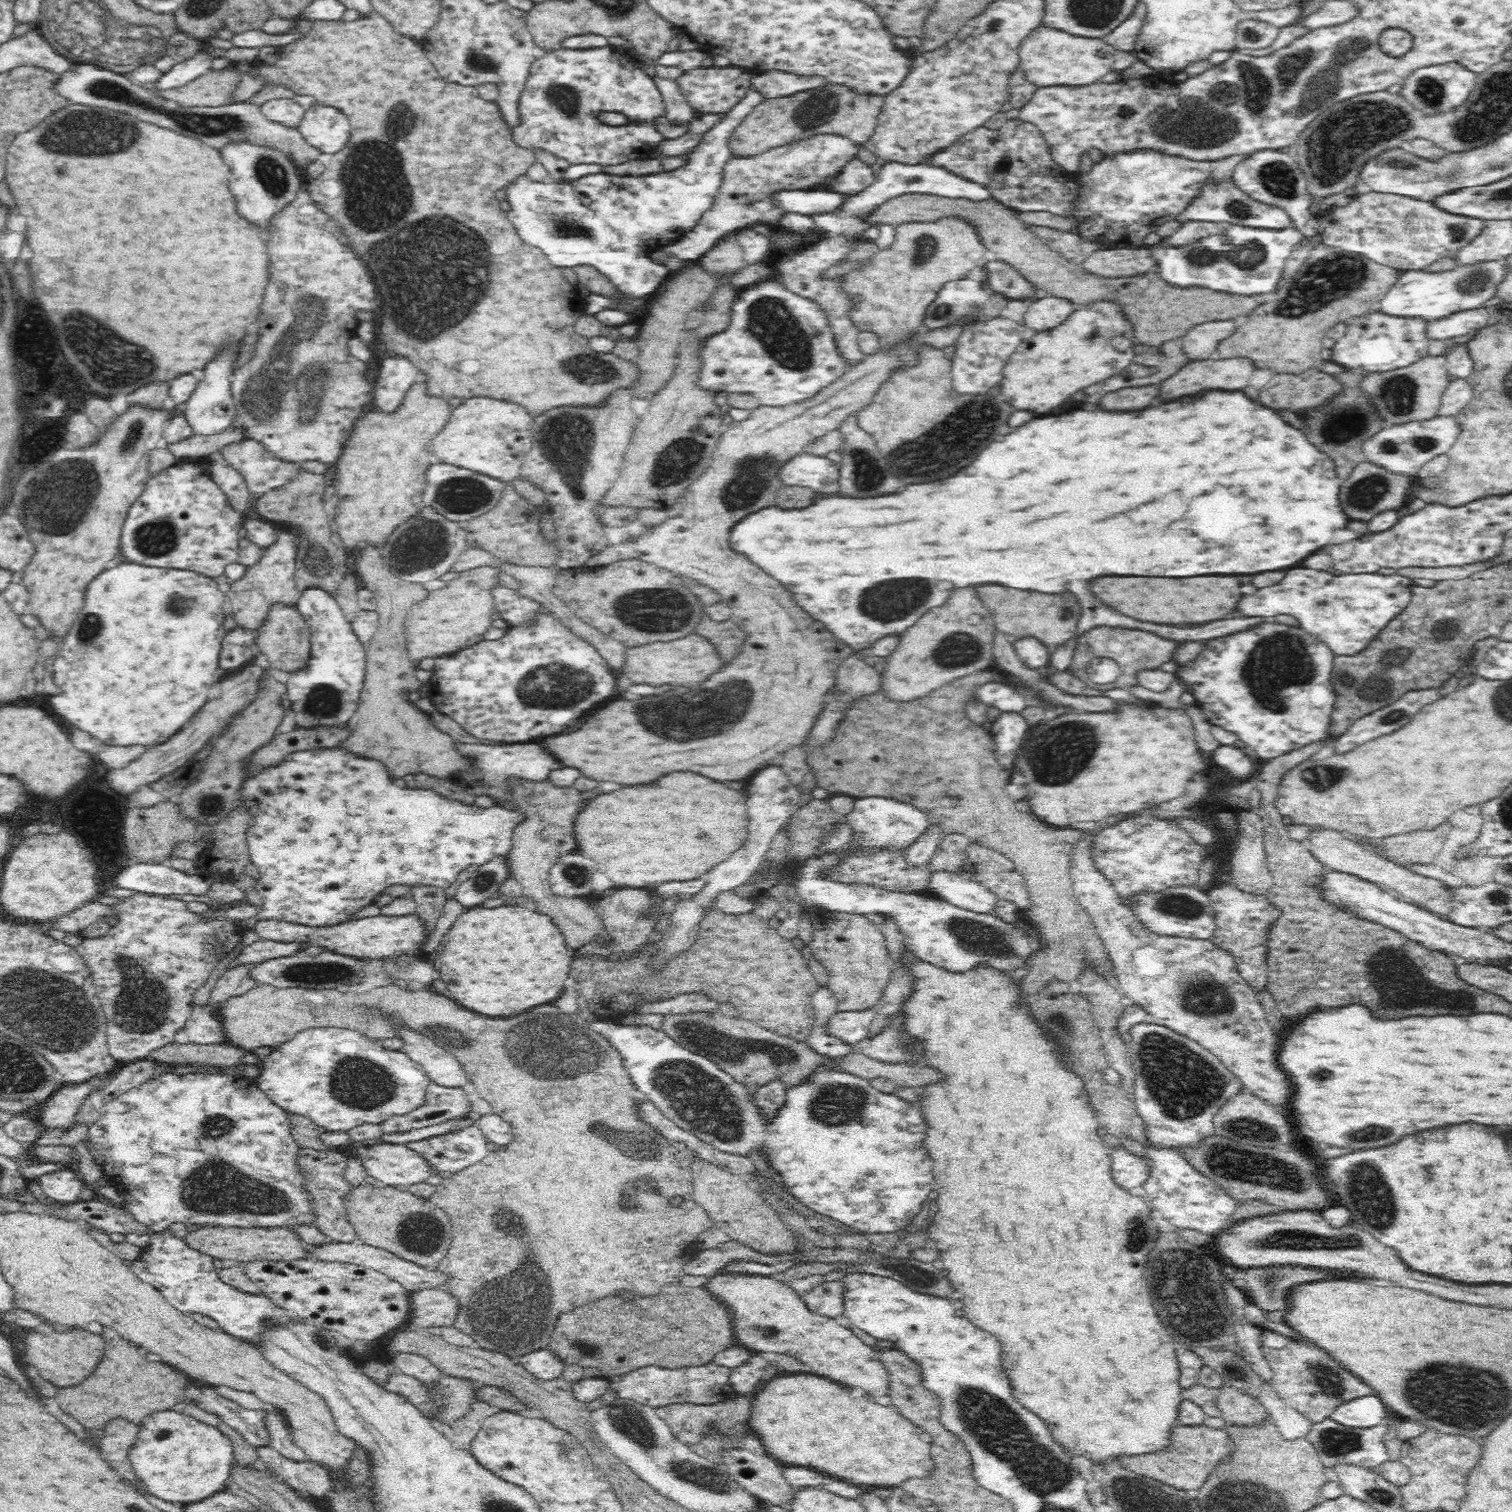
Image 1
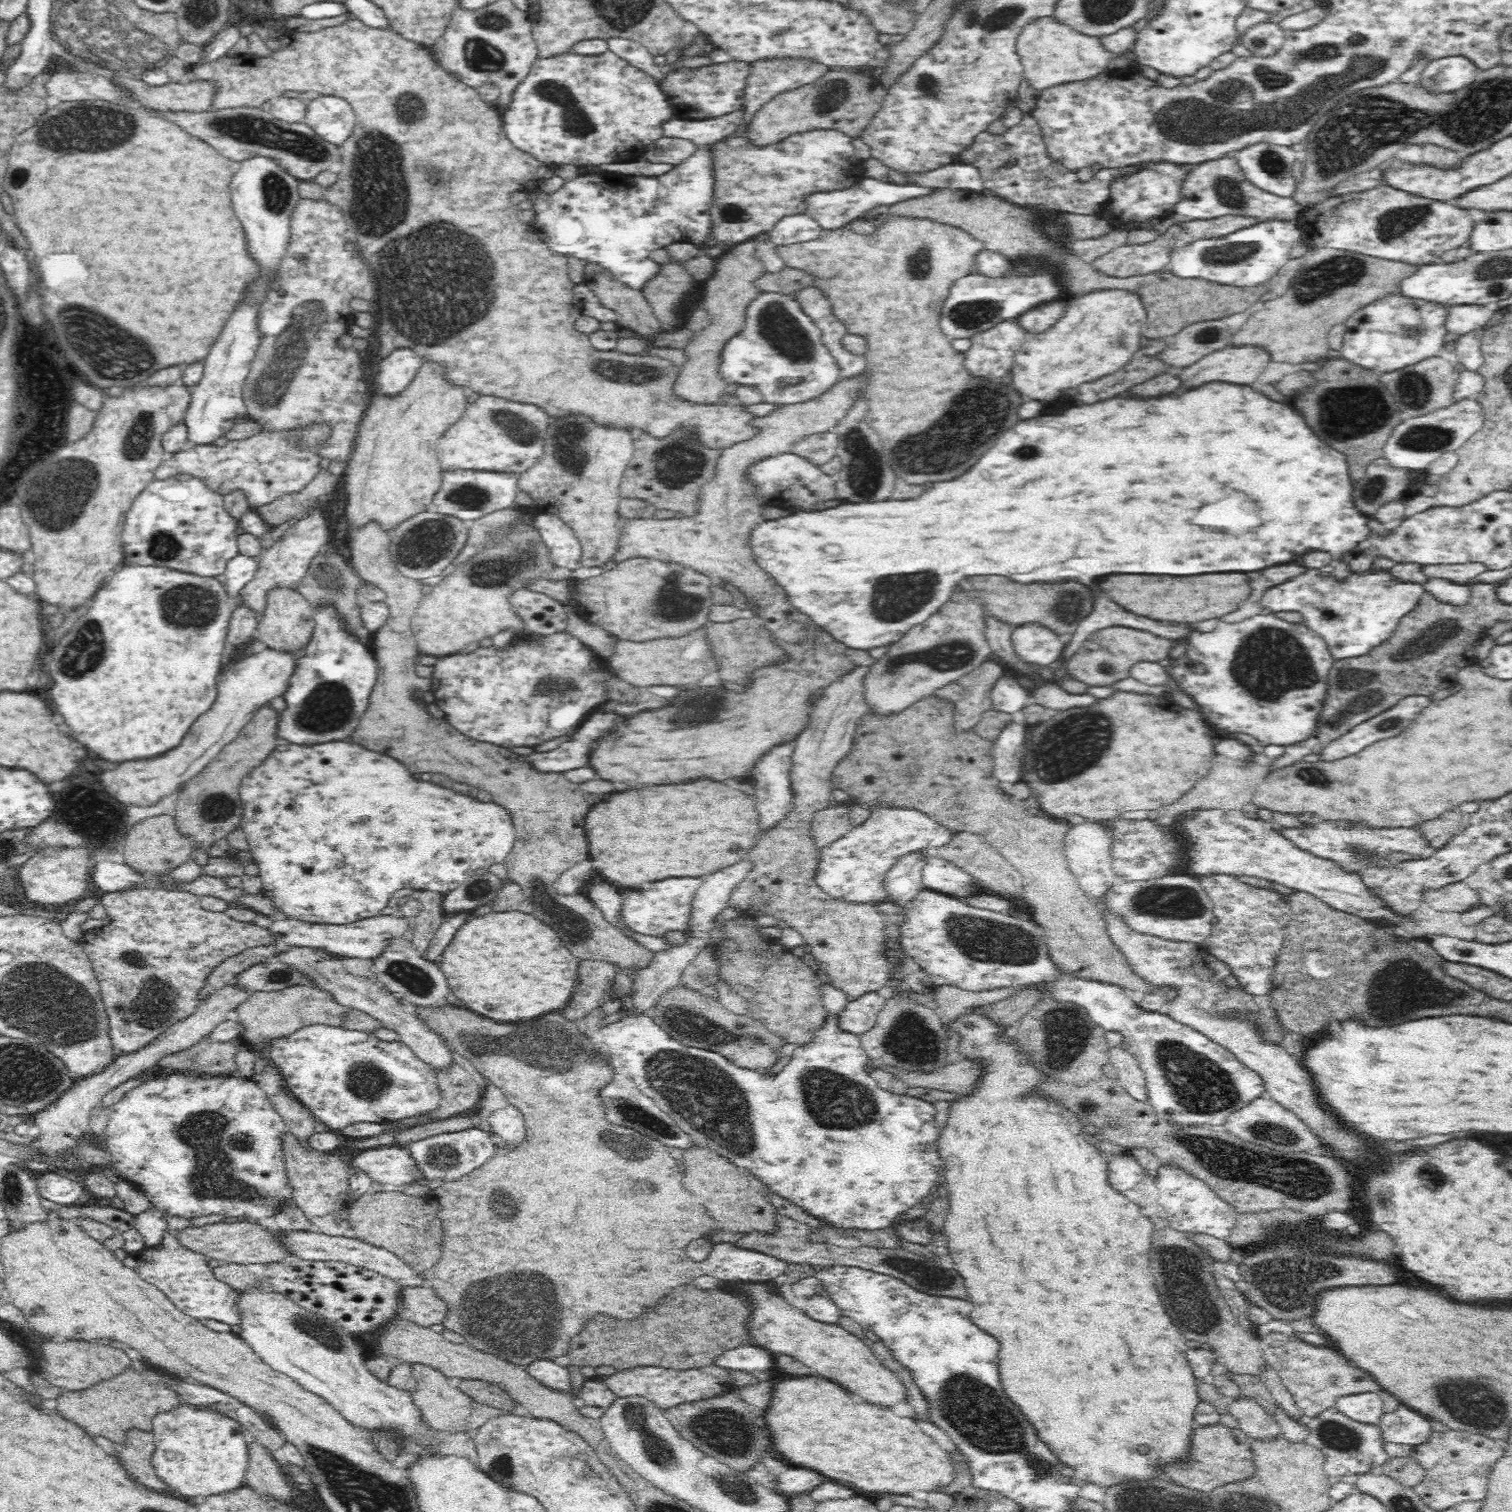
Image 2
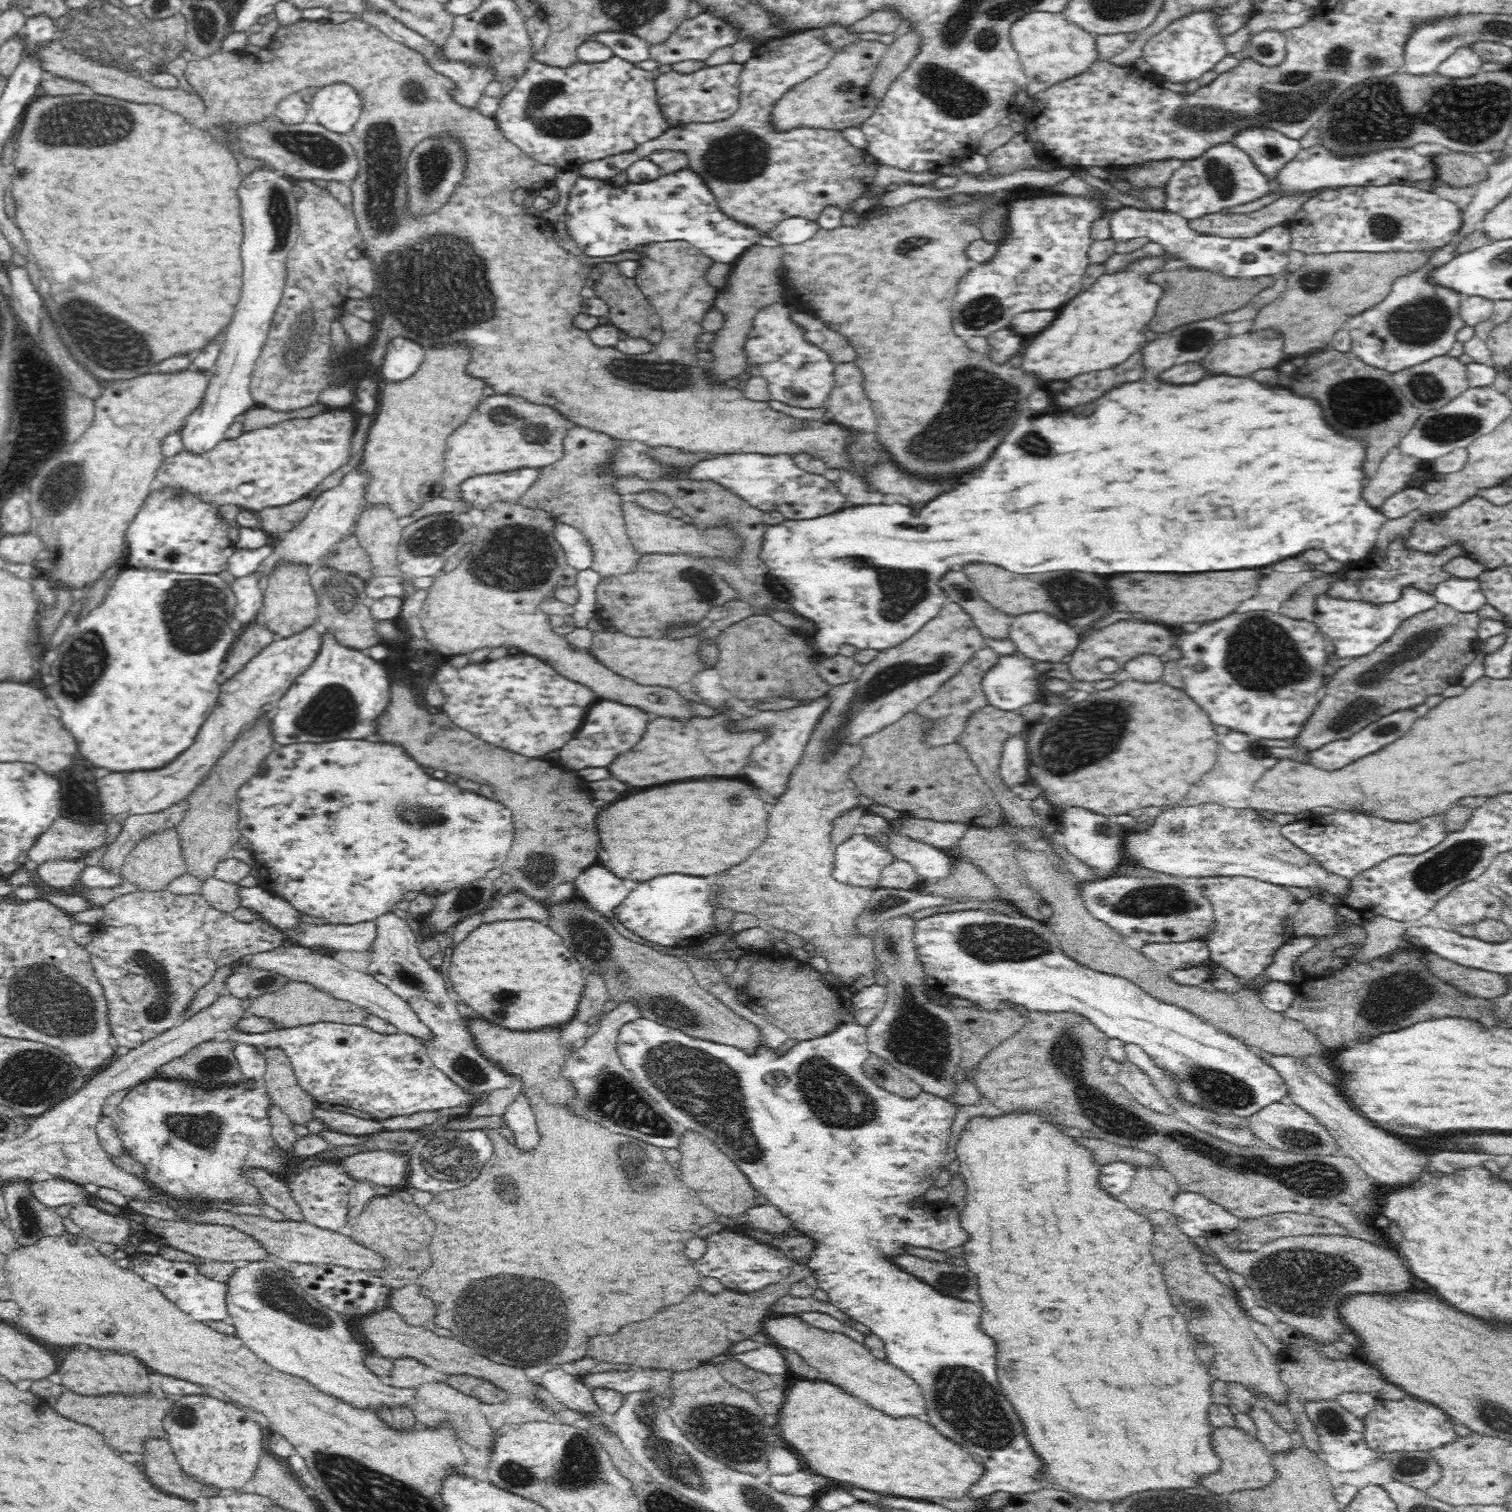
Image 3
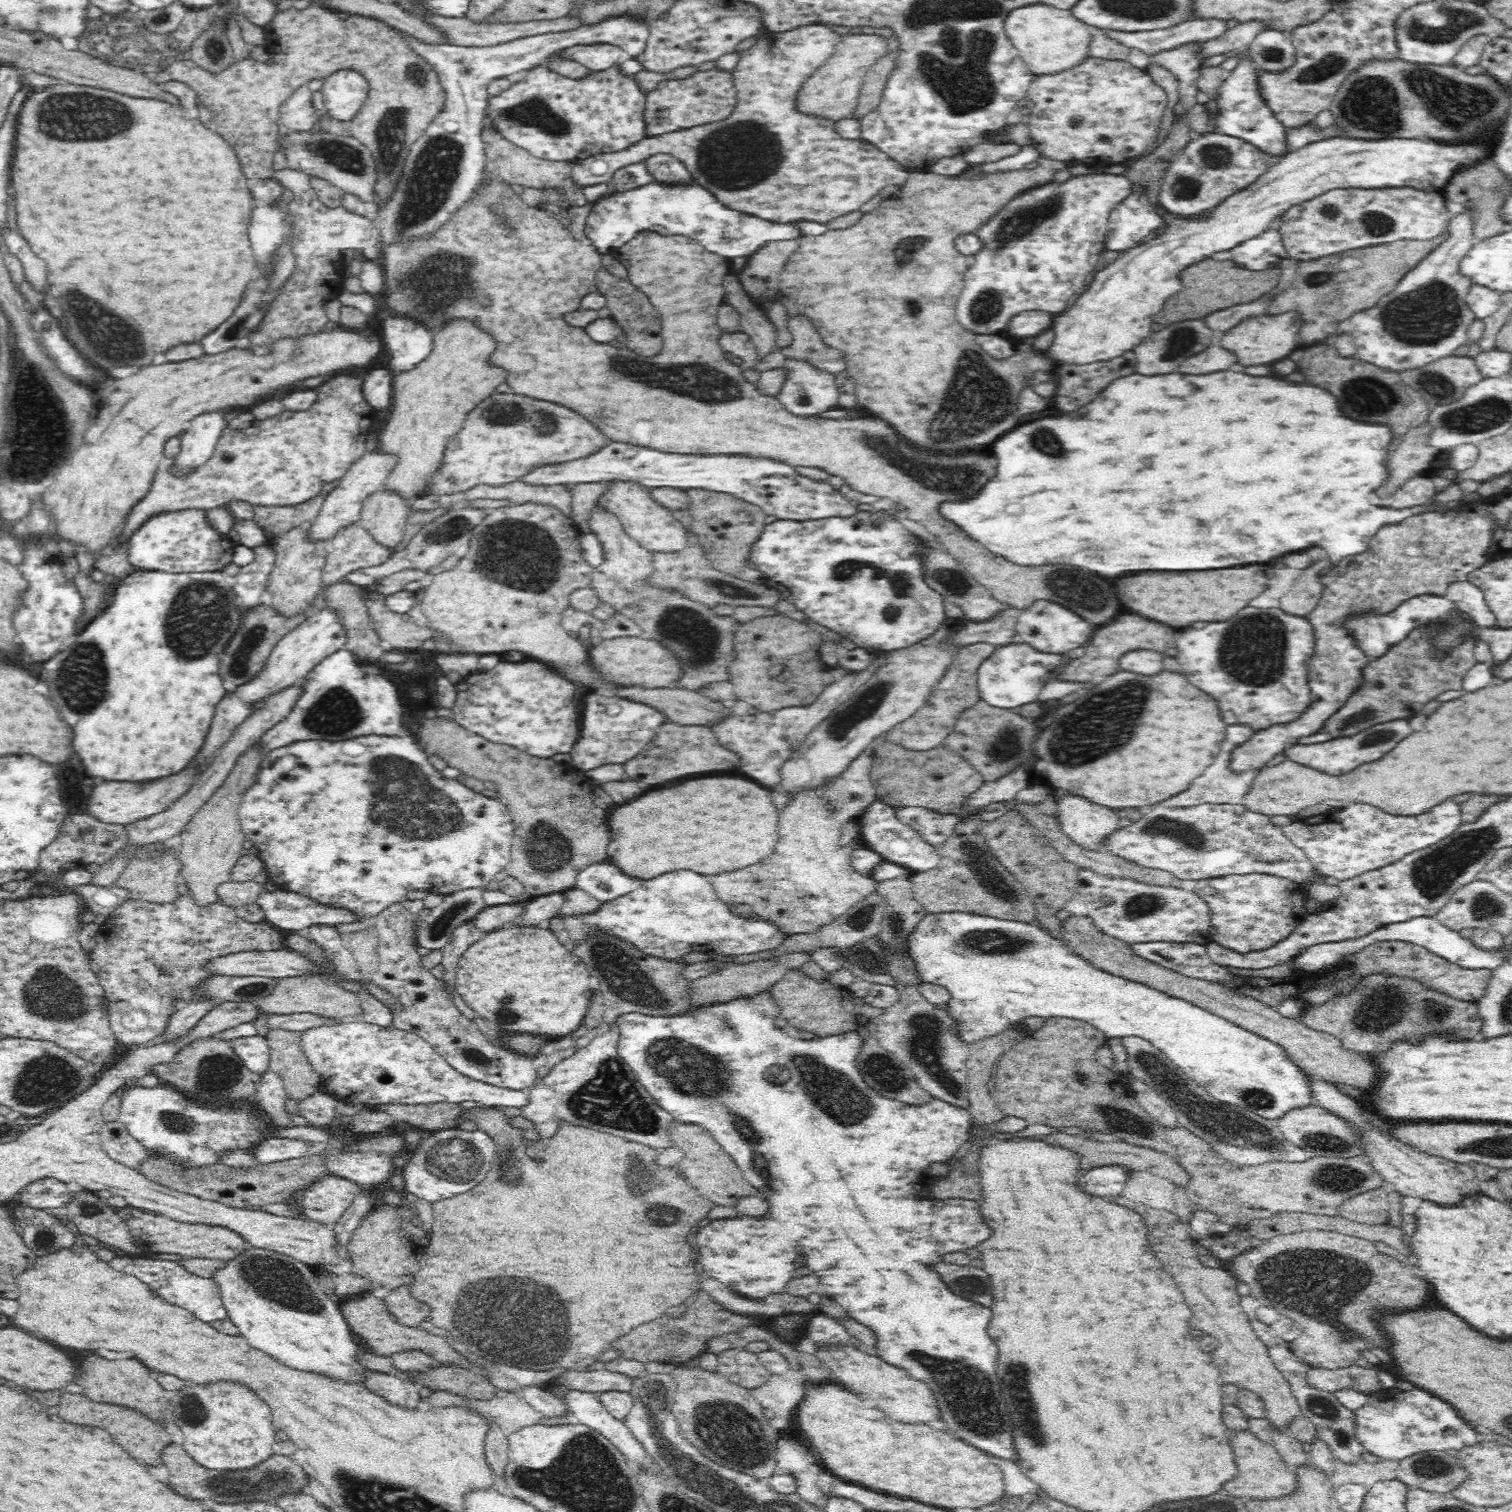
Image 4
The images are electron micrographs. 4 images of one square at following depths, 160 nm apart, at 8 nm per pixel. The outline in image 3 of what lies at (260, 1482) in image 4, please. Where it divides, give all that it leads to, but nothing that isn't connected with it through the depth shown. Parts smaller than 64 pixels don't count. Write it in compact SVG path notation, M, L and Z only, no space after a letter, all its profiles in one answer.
M163 1438L144 1439L141 1454L143 1467L140 1468L144 1468L144 1474L156 1488L162 1488L191 1502L198 1496L209 1497L222 1493L211 1486L199 1485L182 1473L168 1441Z

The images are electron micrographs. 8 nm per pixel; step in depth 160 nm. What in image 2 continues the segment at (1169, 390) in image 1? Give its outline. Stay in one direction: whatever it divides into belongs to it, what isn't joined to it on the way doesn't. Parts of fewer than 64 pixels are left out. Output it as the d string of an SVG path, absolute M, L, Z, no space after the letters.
M1252 346L1226 348L1184 368L1178 378L1186 390L1198 388L1206 382L1230 382L1248 386L1258 378L1268 360L1270 356L1264 350Z

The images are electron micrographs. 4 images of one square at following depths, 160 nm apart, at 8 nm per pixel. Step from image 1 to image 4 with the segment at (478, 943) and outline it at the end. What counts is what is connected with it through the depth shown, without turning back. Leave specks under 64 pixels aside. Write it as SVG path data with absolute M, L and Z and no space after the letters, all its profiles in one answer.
M508 926L487 932L459 956L455 986L463 1001L506 1032L564 1037L576 1030L590 1000L590 976L582 960L544 928Z

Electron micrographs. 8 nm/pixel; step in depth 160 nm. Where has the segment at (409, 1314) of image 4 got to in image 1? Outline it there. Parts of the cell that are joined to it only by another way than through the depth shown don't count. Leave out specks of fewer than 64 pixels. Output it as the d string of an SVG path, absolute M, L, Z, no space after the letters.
M446 1288L424 1289L411 1293L409 1322L415 1329L427 1330L430 1326L456 1325L461 1302Z

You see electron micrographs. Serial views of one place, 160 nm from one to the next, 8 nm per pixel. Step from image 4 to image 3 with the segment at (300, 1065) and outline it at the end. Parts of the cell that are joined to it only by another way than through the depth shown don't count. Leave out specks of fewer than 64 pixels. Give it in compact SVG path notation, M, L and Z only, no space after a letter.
M268 1048L263 1055L266 1070L261 1082L267 1088L271 1104L276 1105L293 1124L304 1126L314 1120L314 1099L298 1086L287 1056L277 1048Z

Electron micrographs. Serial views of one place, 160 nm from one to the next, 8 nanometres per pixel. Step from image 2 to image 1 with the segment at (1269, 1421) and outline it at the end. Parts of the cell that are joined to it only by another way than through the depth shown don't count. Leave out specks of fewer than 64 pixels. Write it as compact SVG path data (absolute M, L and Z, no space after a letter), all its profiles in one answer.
M1223 1385L1214 1393L1216 1406L1228 1424L1247 1425L1268 1418L1267 1410L1258 1399L1236 1387Z

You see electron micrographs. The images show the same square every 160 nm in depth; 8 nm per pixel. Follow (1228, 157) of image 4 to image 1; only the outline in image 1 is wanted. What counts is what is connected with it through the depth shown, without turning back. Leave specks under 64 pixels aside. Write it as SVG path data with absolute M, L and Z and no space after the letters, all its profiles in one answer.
M1206 186L1204 194L1200 198L1196 198L1190 204L1190 208L1179 214L1176 220L1180 223L1186 221L1227 222L1231 225L1276 231L1285 230L1288 226L1291 226L1291 222L1283 210L1250 200L1242 192L1234 190L1232 186Z

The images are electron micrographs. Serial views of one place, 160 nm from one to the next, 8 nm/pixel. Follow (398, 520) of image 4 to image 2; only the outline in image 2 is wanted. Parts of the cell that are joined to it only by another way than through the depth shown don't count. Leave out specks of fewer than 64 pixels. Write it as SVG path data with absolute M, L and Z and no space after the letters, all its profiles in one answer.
M376 523L362 526L361 529L352 529L349 531L349 549L351 556L348 559L348 566L353 572L358 575L363 582L369 582L374 586L378 586L385 592L386 605L389 607L389 617L384 626L392 628L398 634L404 634L408 638L414 640L414 632L410 632L411 617L416 614L419 599L423 597L424 585L420 583L419 579L406 578L397 566L394 565L390 556L389 546L390 539L387 531L381 530Z

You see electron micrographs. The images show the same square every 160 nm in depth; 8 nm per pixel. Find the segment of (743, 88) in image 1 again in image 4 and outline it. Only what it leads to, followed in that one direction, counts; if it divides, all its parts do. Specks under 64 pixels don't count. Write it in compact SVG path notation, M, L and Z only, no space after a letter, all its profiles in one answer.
M715 66L705 72L681 79L664 79L654 90L647 93L646 128L650 136L674 132L686 127L700 126L724 120L733 113L737 105L737 88L735 87L732 70L720 69Z

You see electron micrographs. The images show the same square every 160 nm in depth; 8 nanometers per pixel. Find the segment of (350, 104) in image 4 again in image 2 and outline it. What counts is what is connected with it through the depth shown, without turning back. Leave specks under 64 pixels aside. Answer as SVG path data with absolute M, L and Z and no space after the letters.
M318 96L307 101L304 123L313 130L316 137L320 137L330 145L339 147L350 138L356 120L352 107L345 100L334 96Z

